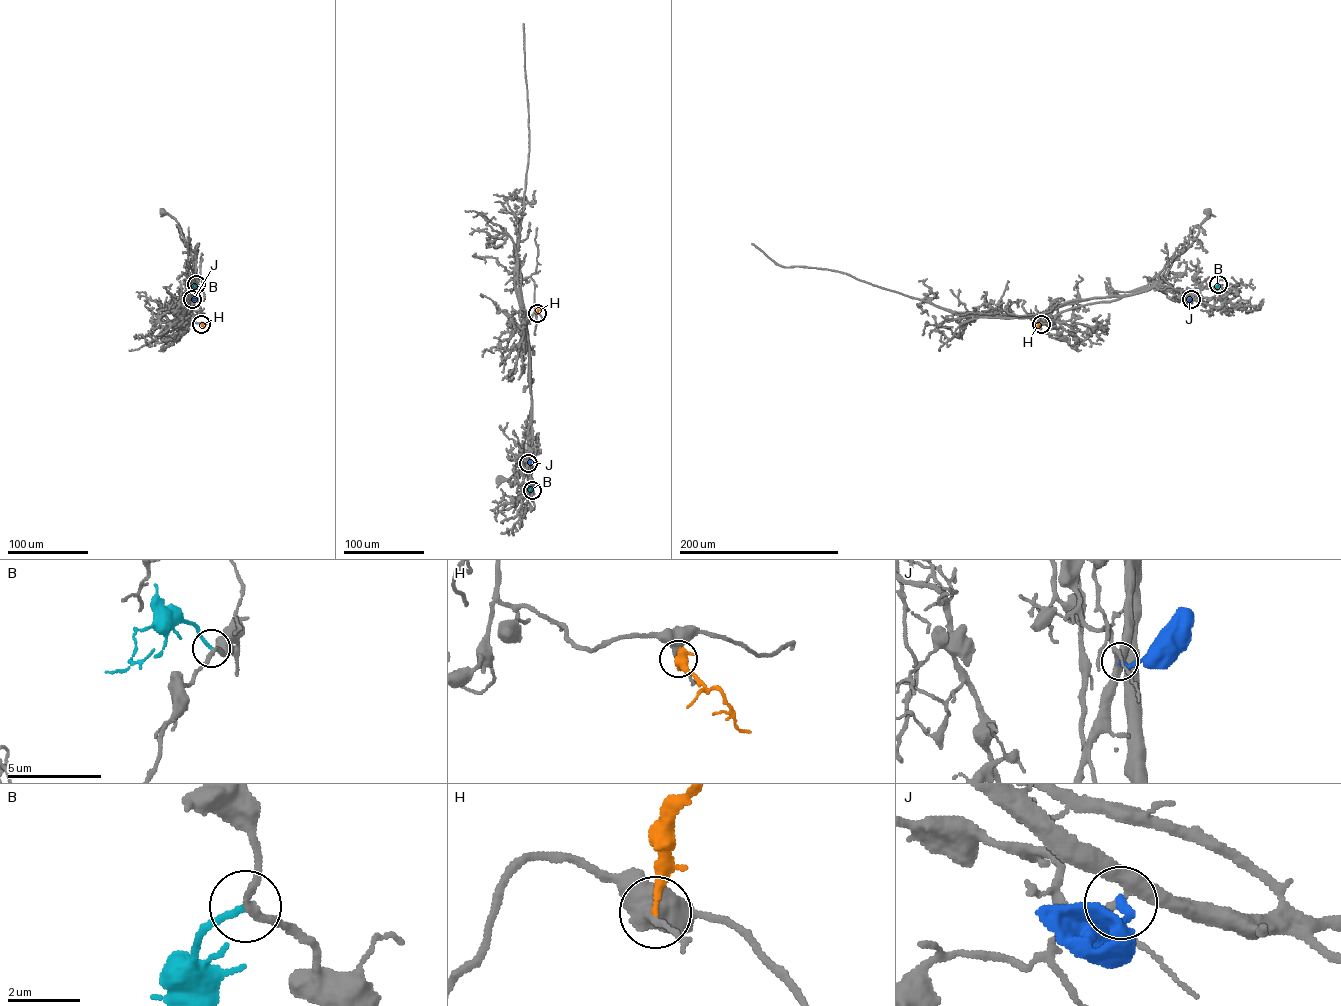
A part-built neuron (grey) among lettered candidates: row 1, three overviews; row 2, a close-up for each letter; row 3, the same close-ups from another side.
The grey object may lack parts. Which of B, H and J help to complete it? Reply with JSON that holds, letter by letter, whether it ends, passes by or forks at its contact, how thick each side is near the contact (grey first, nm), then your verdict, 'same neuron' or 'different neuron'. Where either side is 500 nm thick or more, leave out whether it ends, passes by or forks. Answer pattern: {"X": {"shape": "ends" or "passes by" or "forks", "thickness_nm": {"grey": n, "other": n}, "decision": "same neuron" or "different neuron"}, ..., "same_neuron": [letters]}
{"B": {"shape": "ends", "thickness_nm": {"grey": 220, "other": 160}, "decision": "different neuron"}, "H": {"shape": "ends", "thickness_nm": {"grey": 280, "other": 190}, "decision": "different neuron"}, "J": {"shape": "ends", "thickness_nm": {"grey": 320, "other": 200}, "decision": "different neuron"}, "same_neuron": []}

